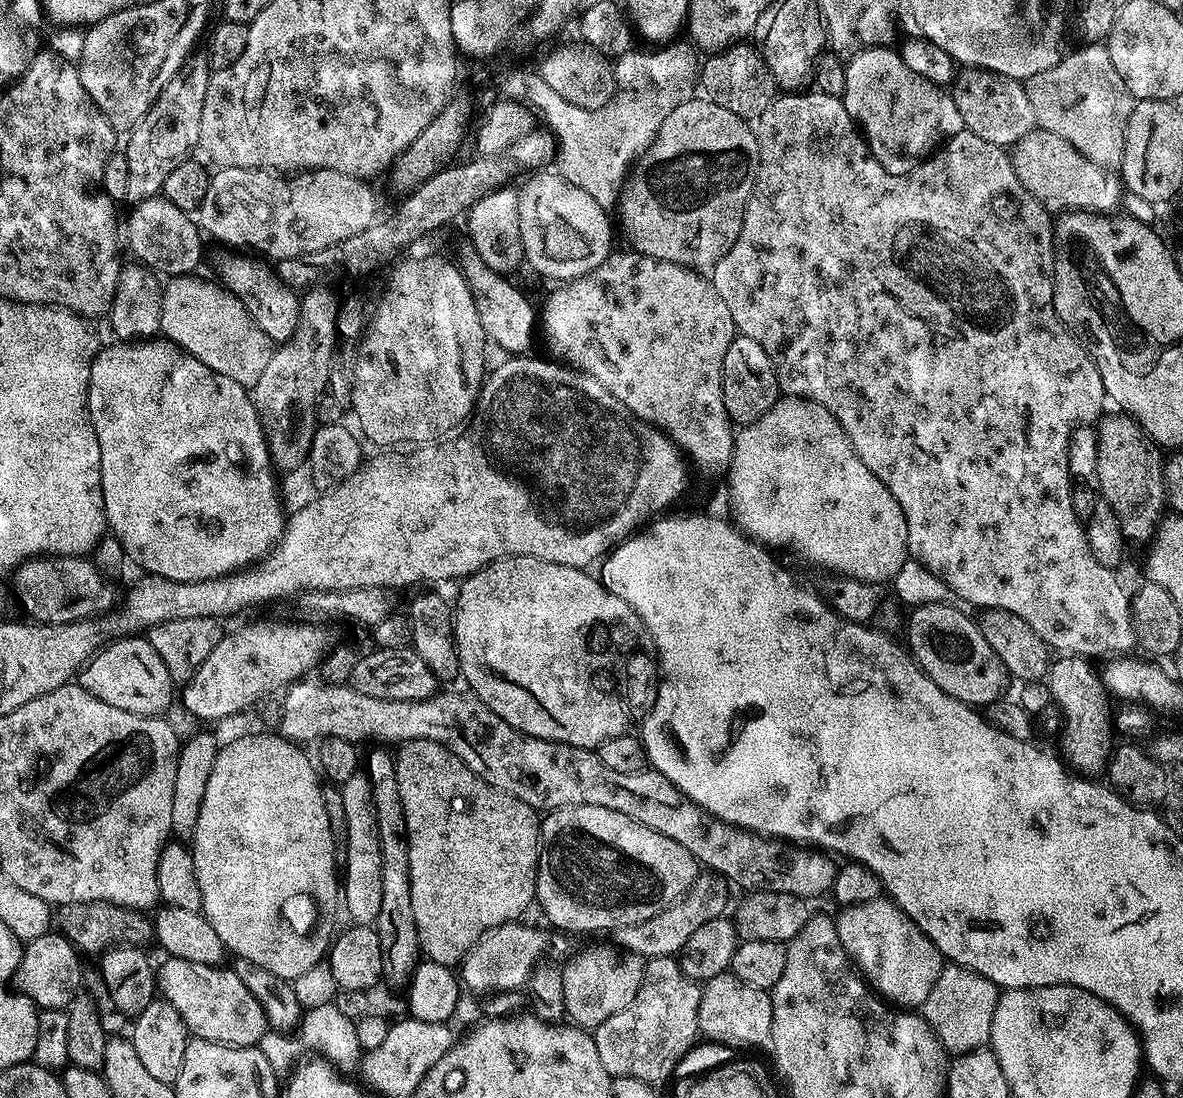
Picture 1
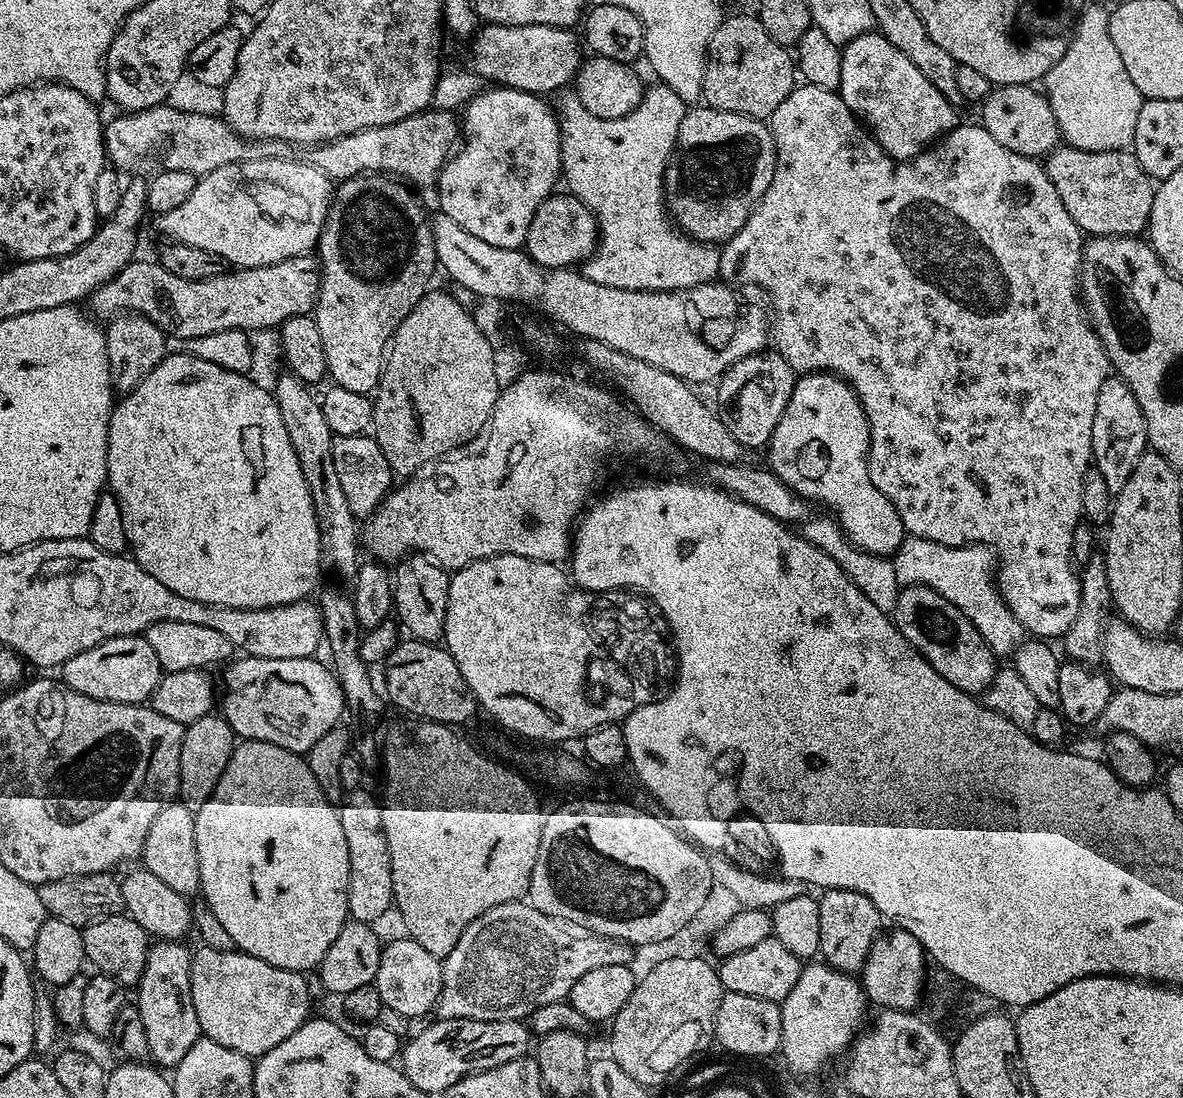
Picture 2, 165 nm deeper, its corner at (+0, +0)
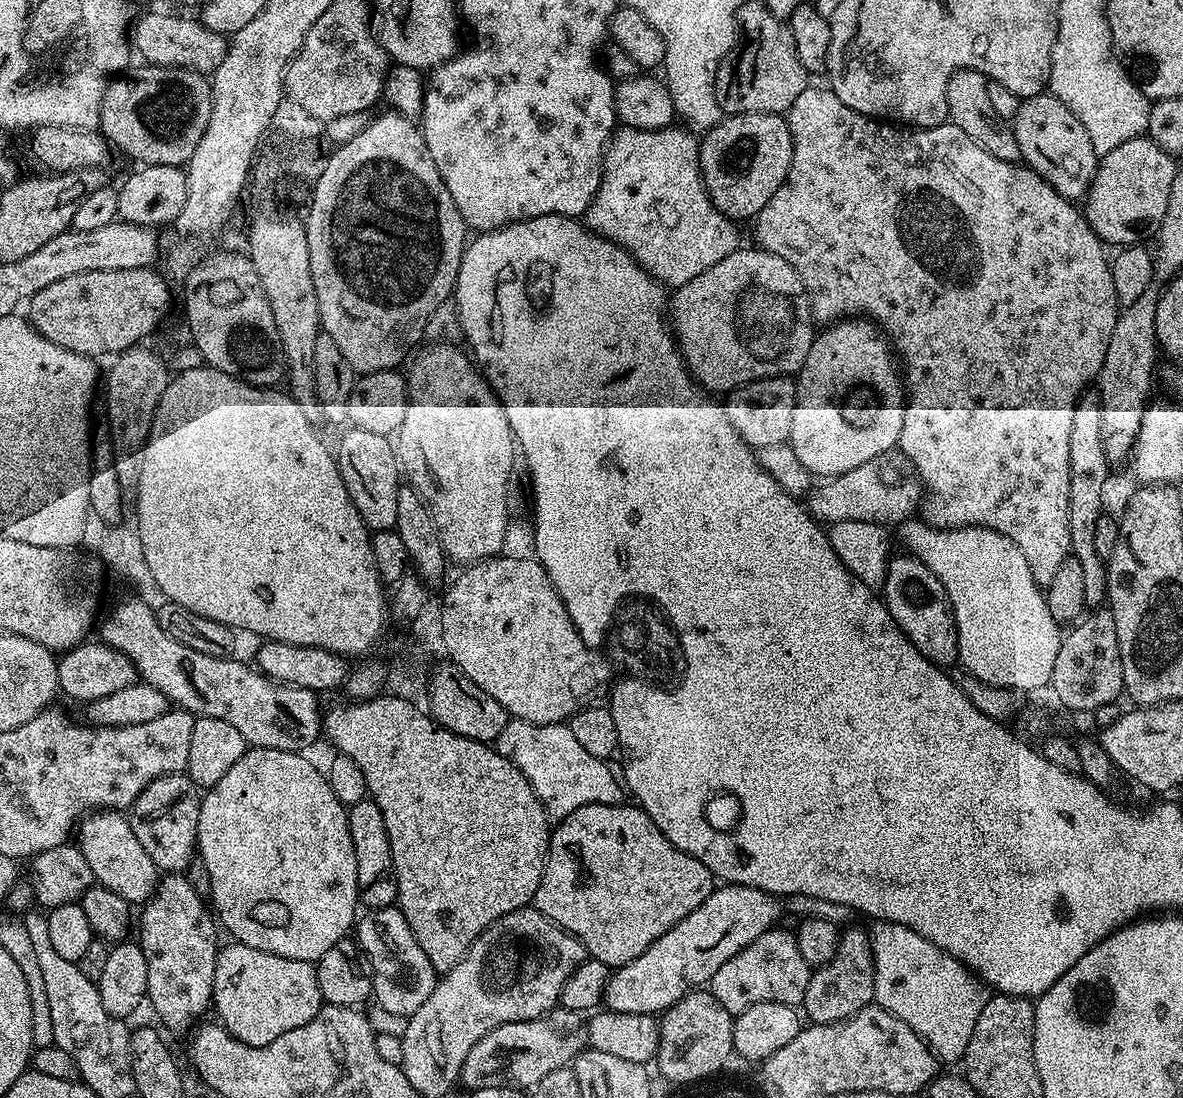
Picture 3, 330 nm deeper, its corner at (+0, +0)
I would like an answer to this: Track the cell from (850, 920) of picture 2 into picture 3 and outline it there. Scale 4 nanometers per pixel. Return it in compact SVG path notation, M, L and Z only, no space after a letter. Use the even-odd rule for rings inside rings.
M860 928L843 929L831 960L819 965L809 975L802 1005L803 1015L814 1024L833 1024L869 1007L875 998L871 935L865 929L864 932Z

